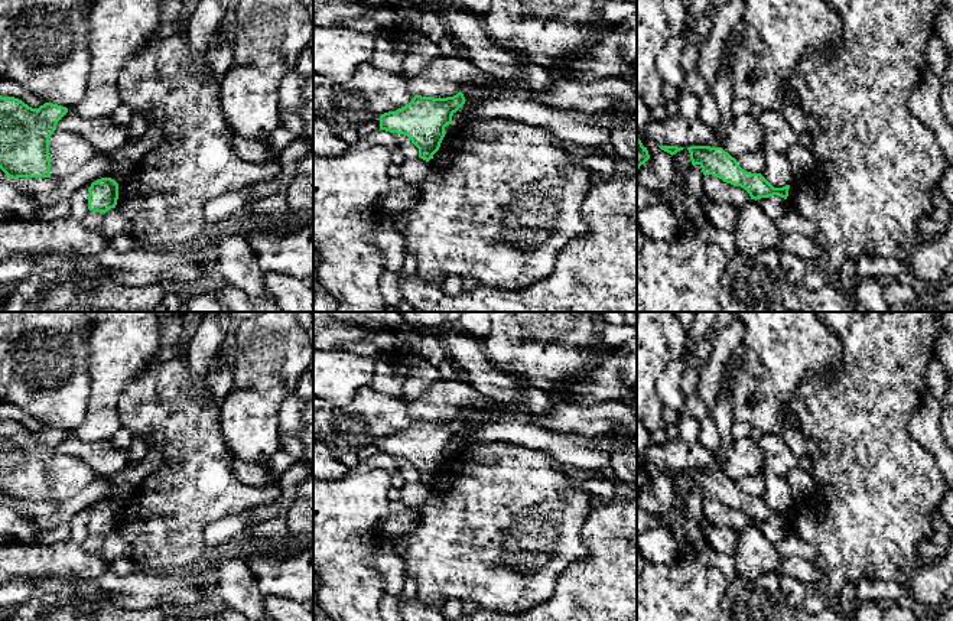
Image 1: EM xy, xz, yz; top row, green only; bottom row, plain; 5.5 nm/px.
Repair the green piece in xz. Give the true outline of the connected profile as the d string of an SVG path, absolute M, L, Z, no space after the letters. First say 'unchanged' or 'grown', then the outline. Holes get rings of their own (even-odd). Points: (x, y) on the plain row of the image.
unchanged; M461 414L446 422L414 419L404 430L381 438L380 453L407 459L419 472L419 481L429 485L440 471L445 451L465 425Z

